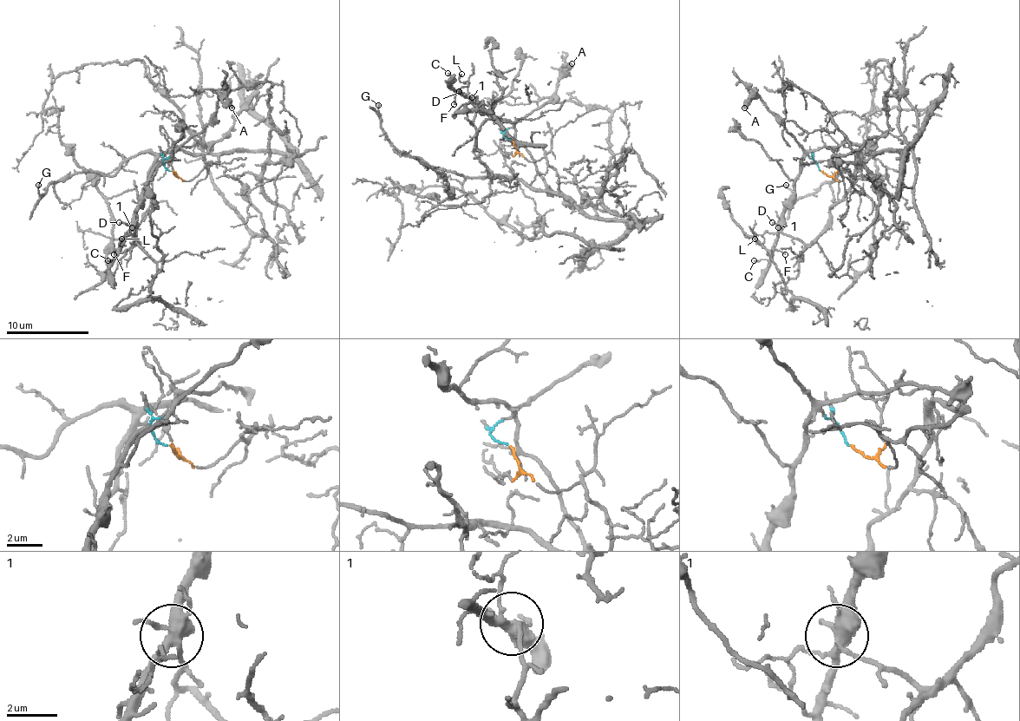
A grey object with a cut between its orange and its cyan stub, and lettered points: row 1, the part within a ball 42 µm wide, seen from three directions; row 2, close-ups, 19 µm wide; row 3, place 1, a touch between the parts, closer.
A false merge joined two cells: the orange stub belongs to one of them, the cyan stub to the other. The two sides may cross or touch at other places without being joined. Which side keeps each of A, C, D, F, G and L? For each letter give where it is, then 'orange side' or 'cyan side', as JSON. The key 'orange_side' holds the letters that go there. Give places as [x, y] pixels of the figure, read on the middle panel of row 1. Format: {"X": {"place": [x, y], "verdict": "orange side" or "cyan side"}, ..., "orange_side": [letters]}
{"A": {"place": [572, 63], "verdict": "cyan side"}, "C": {"place": [447, 73], "verdict": "cyan side"}, "D": {"place": [459, 91], "verdict": "orange side"}, "F": {"place": [454, 104], "verdict": "cyan side"}, "G": {"place": [378, 105], "verdict": "orange side"}, "L": {"place": [461, 74], "verdict": "cyan side"}, "orange_side": ["D", "G"]}

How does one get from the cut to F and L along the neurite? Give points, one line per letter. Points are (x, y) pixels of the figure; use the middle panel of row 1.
F: (510, 140), (502, 135), (513, 125), (486, 114), (460, 94), (454, 96), (454, 104)
L: (510, 140), (502, 135), (513, 125), (486, 114), (467, 94), (467, 81), (460, 81), (460, 74)

